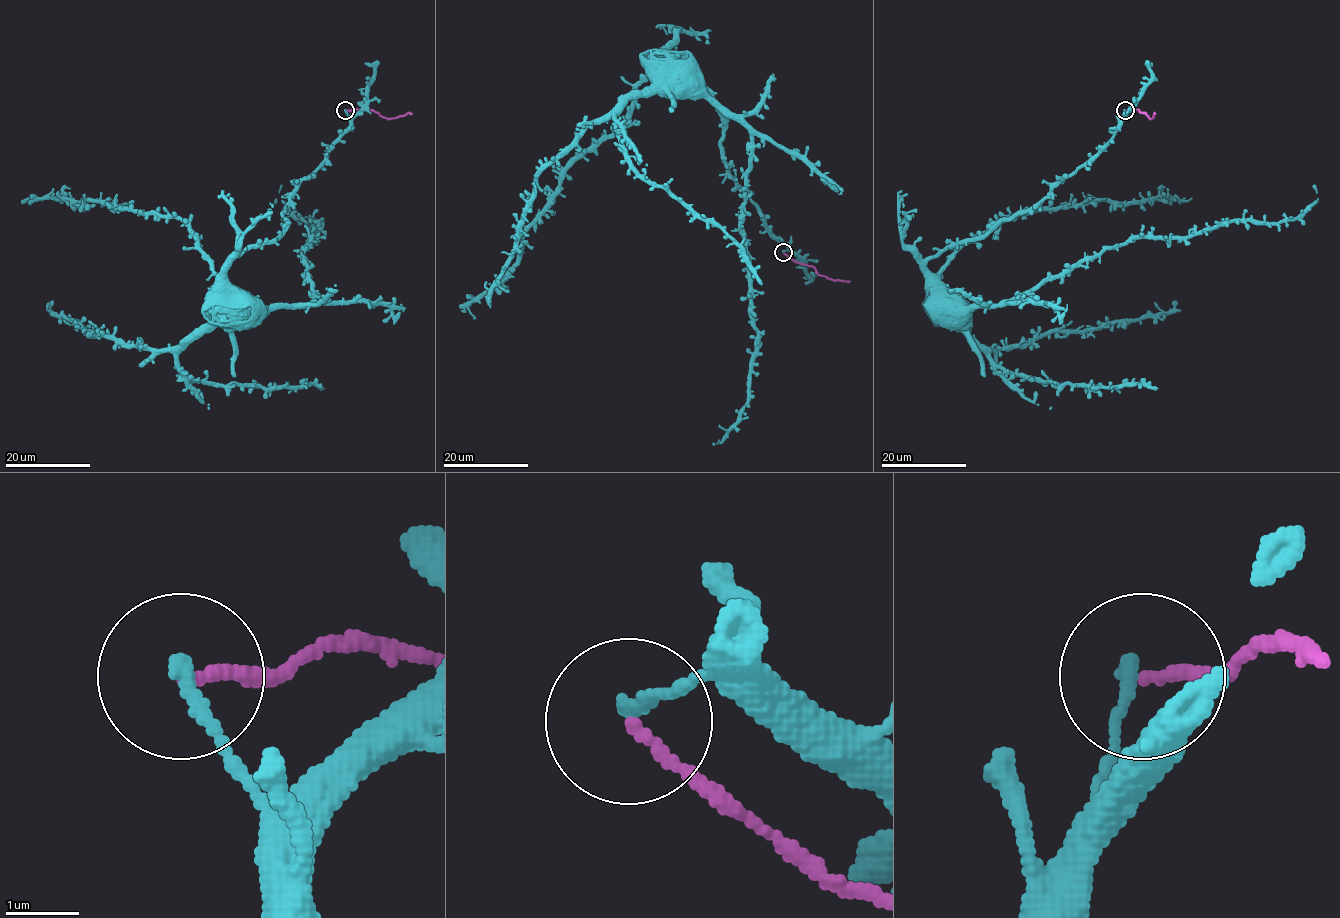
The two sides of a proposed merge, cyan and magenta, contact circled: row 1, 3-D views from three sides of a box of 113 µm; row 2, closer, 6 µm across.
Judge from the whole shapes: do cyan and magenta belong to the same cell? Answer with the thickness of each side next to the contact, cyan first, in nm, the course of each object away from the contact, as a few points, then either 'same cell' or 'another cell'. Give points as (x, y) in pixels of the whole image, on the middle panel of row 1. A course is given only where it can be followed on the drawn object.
calibres 200 and 150 nm; course cyan (783, 252), (787, 246), (729, 172), (720, 144), (722, 117), (714, 97), (664, 55), (683, 54); course magenta (783, 252), (795, 261), (811, 265), (819, 274), (849, 281); another cell

